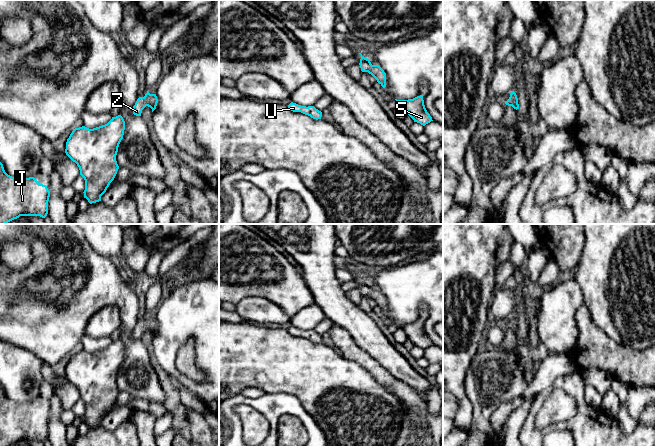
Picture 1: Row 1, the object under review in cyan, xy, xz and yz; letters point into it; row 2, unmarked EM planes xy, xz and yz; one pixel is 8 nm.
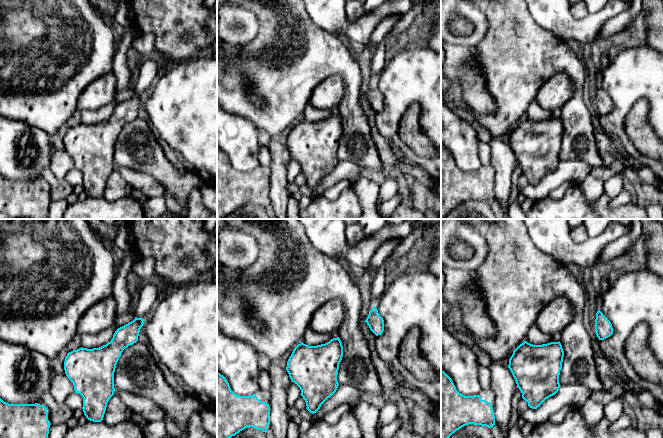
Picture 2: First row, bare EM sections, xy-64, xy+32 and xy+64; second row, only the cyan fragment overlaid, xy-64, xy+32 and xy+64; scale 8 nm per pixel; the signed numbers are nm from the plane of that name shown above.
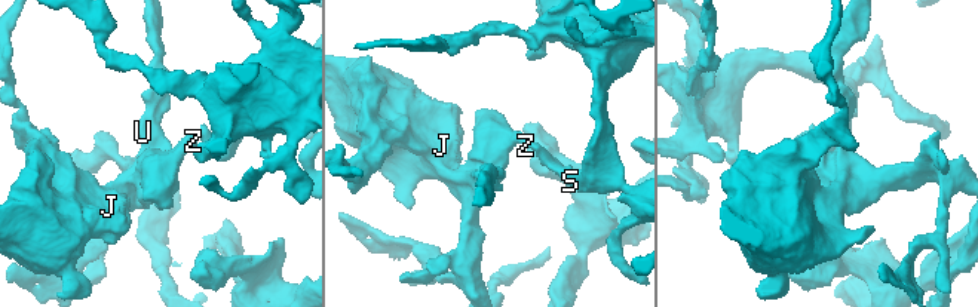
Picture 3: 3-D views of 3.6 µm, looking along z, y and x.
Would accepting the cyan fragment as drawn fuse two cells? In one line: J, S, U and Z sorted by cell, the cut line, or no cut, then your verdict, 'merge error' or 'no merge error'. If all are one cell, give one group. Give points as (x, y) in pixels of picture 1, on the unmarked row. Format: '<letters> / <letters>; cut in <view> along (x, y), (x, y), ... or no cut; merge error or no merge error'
J S U Z; no cut; no merge error

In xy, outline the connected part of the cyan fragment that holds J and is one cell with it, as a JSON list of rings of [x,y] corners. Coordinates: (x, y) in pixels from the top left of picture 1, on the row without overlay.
[[[0,386],[0,446],[10,446],[20,440],[40,440],[48,438],[50,415],[34,401],[15,402],[8,399]]]

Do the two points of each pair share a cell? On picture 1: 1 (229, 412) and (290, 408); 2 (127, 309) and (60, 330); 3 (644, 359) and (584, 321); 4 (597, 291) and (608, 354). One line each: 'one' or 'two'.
1: one
2: one
3: one
4: two

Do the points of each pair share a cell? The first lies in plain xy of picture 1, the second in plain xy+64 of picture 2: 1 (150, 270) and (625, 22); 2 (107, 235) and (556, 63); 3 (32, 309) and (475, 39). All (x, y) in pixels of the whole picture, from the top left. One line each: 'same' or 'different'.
1: same
2: different
3: different

